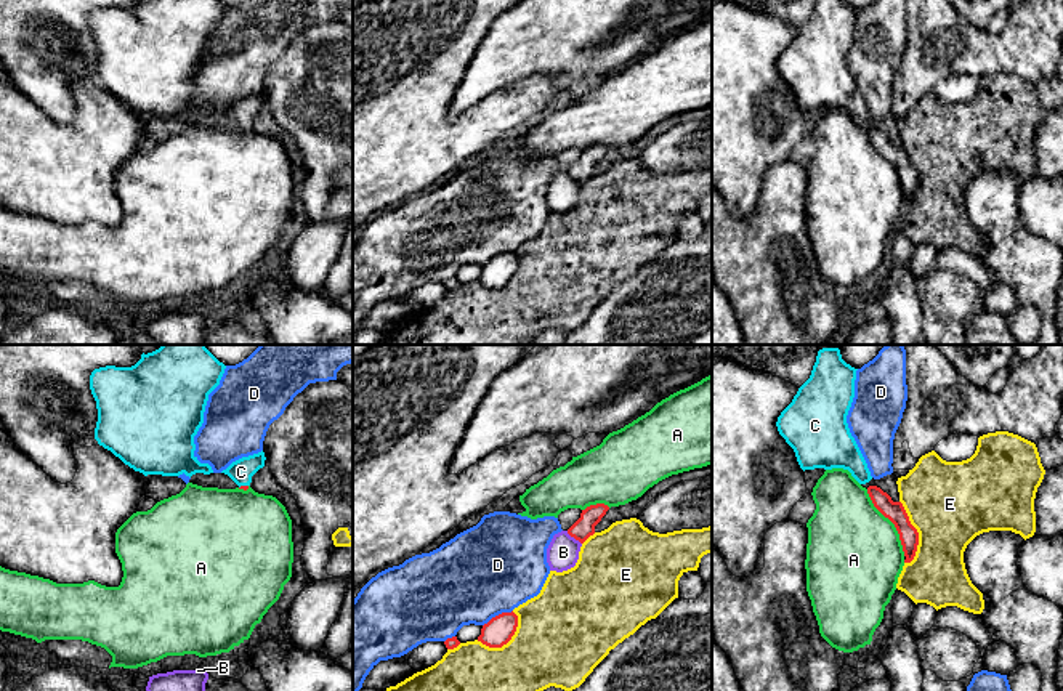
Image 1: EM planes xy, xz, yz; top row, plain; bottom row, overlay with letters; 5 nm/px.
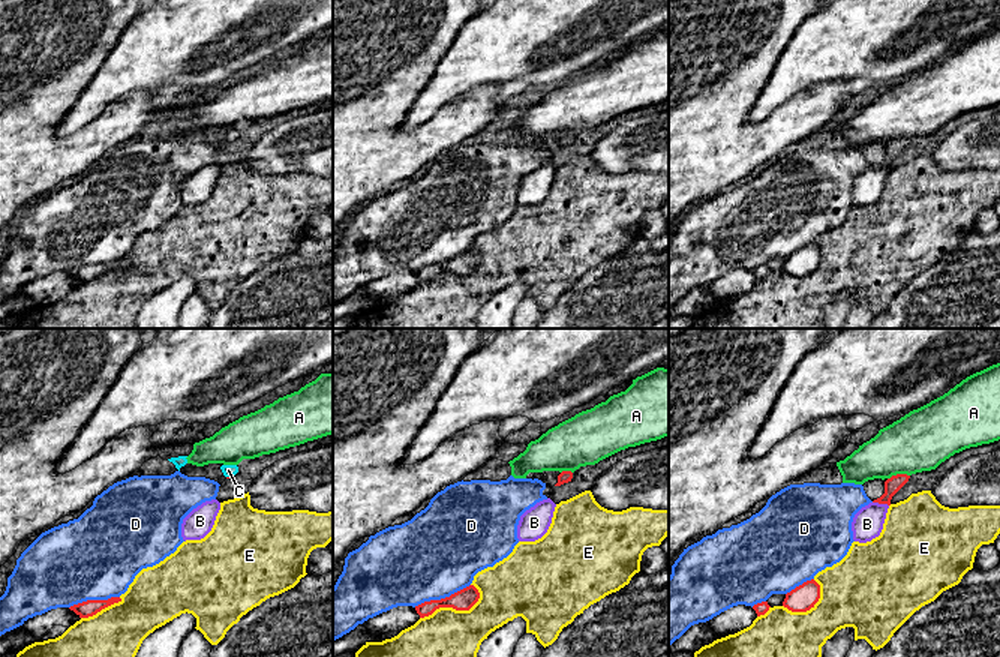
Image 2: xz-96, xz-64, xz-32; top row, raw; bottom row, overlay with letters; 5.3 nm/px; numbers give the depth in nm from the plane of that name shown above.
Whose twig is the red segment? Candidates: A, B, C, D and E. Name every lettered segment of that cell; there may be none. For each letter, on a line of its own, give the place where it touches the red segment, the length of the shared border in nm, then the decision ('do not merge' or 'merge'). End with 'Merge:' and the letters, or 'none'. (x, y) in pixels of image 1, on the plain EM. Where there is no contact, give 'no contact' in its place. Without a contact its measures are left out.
A: yz (892, 162) | 380 nm | do not merge
B: xz (574, 178) | 100 nm | do not merge
C: xy (242, 127) | 50 nm | merge
D: xz (499, 255) | 170 nm | do not merge
E: yz (917, 173) | 320 nm | do not merge
Merge: C

